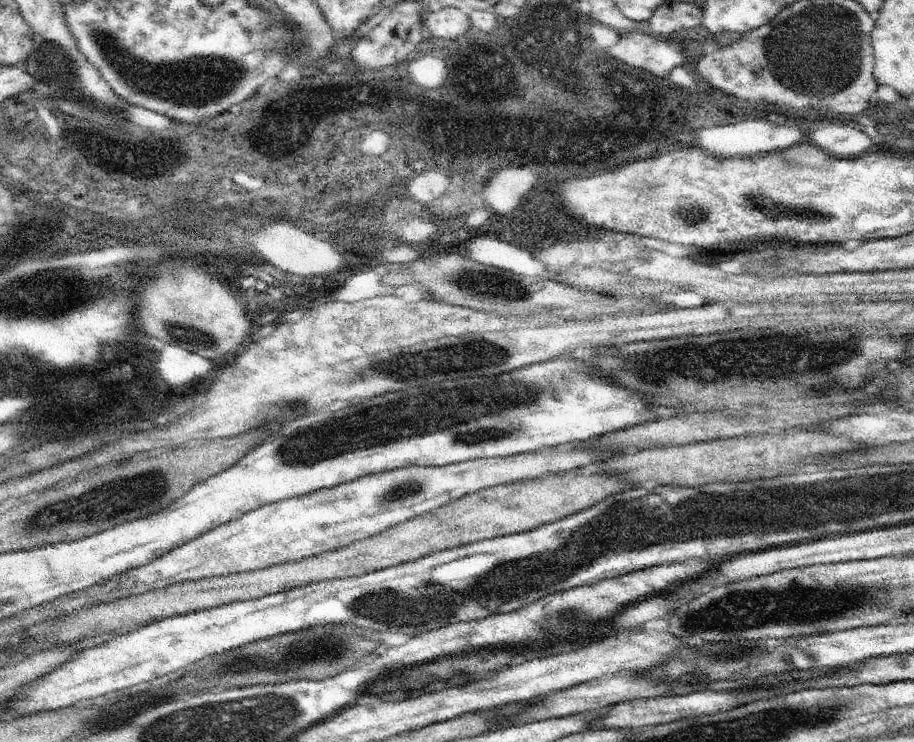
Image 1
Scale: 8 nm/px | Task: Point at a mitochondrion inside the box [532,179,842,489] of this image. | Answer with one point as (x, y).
(755, 199)

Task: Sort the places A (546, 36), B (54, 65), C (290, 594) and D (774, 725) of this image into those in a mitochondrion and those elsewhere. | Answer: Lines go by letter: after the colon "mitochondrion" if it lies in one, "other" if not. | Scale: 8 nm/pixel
A: mitochondrion
B: mitochondrion
C: other
D: mitochondrion

